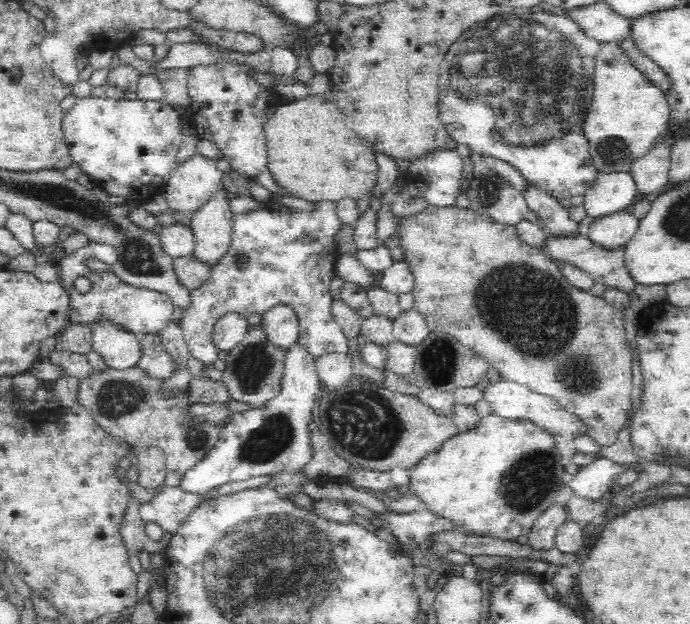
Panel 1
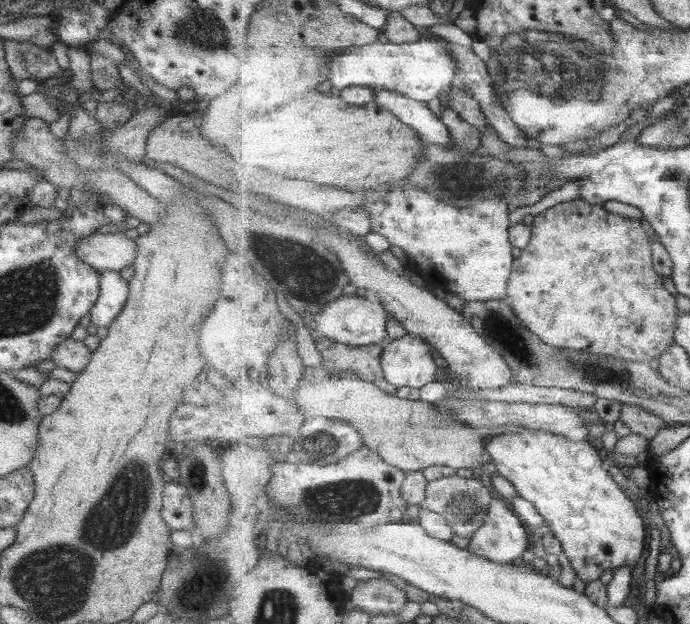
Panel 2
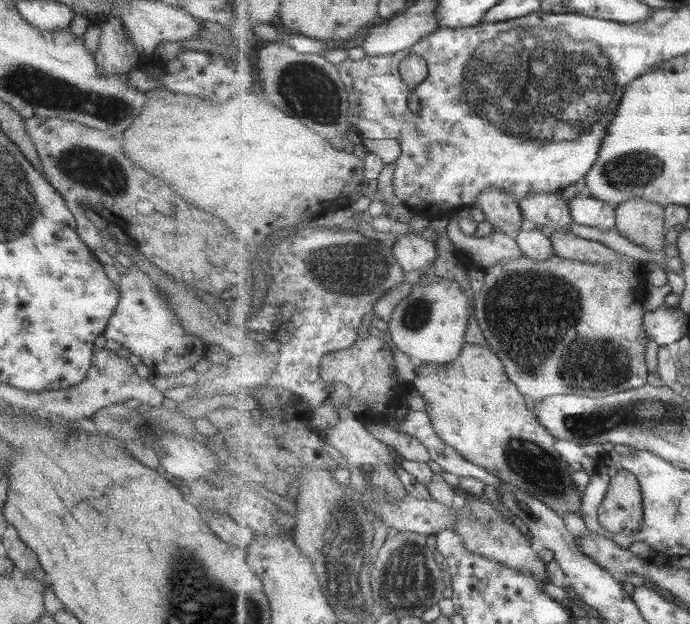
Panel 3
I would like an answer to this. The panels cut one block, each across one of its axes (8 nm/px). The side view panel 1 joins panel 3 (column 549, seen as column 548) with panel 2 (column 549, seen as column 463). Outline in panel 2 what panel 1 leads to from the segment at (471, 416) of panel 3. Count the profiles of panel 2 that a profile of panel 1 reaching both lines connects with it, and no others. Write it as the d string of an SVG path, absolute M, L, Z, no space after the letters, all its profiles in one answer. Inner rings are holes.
M519 428L487 440L485 450L497 471L512 483L516 492L532 502L545 517L545 522L562 542L572 568L586 584L601 579L606 570L637 564L645 552L647 526L637 510L637 504L622 490L619 483L603 468L603 460L586 439L572 441L553 432Z

